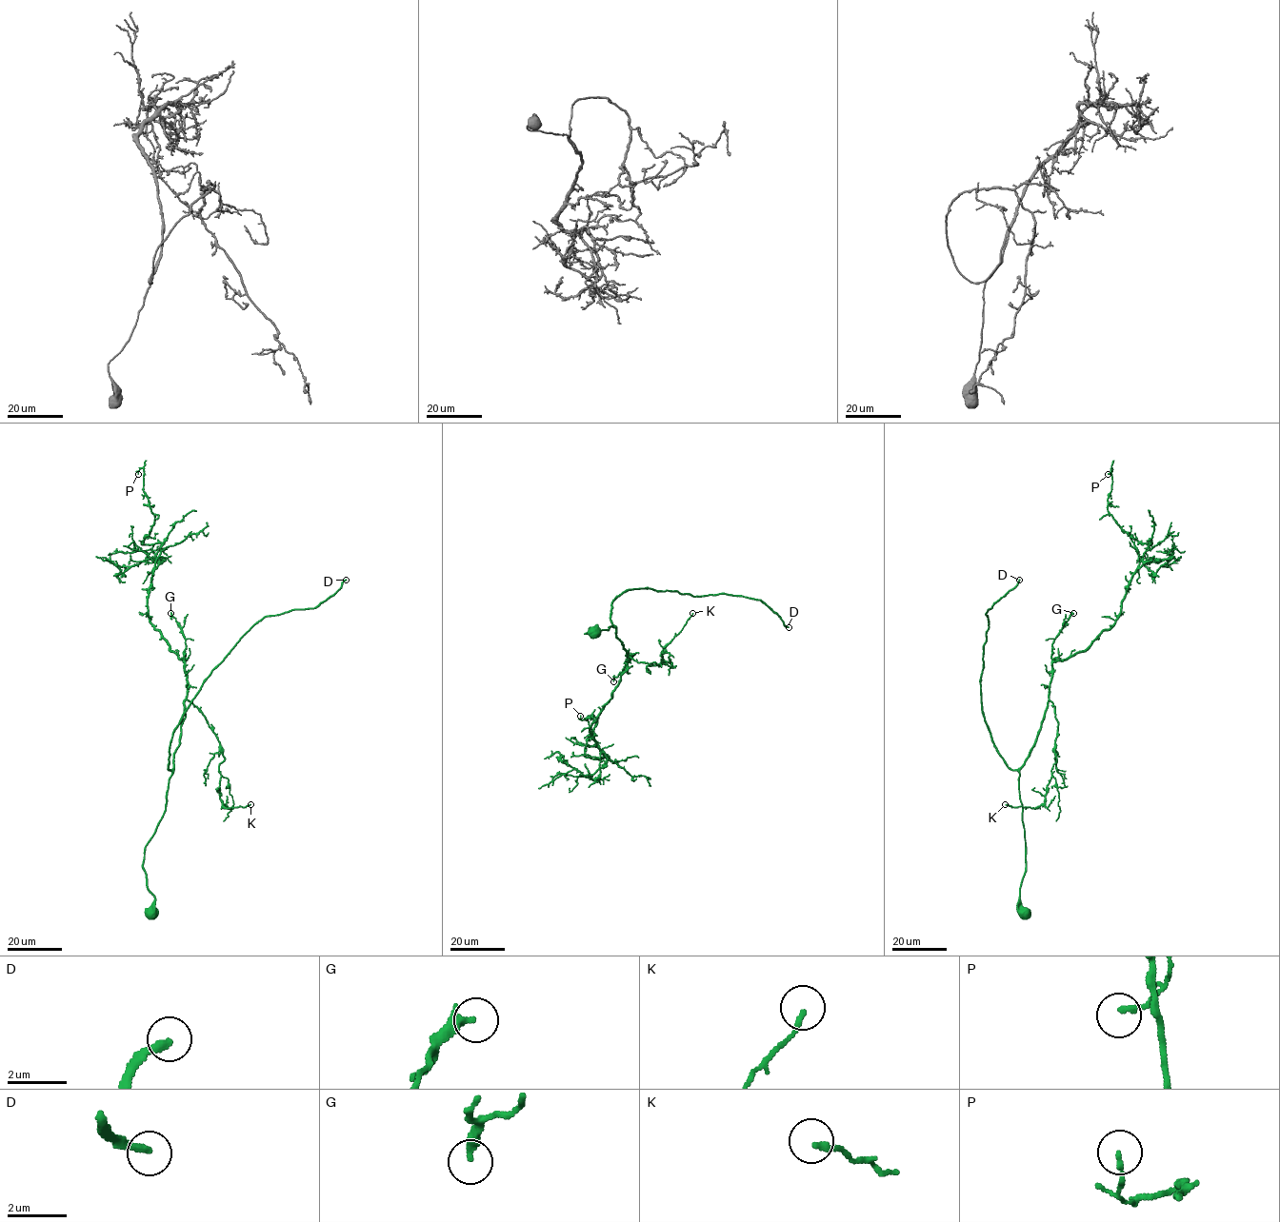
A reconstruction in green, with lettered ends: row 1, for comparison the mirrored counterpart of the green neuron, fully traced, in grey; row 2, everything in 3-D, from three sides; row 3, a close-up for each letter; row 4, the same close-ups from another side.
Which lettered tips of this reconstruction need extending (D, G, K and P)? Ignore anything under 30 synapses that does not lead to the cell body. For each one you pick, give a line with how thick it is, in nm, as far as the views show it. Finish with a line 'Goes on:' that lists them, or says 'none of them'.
D: 280 nm
Goes on: D

